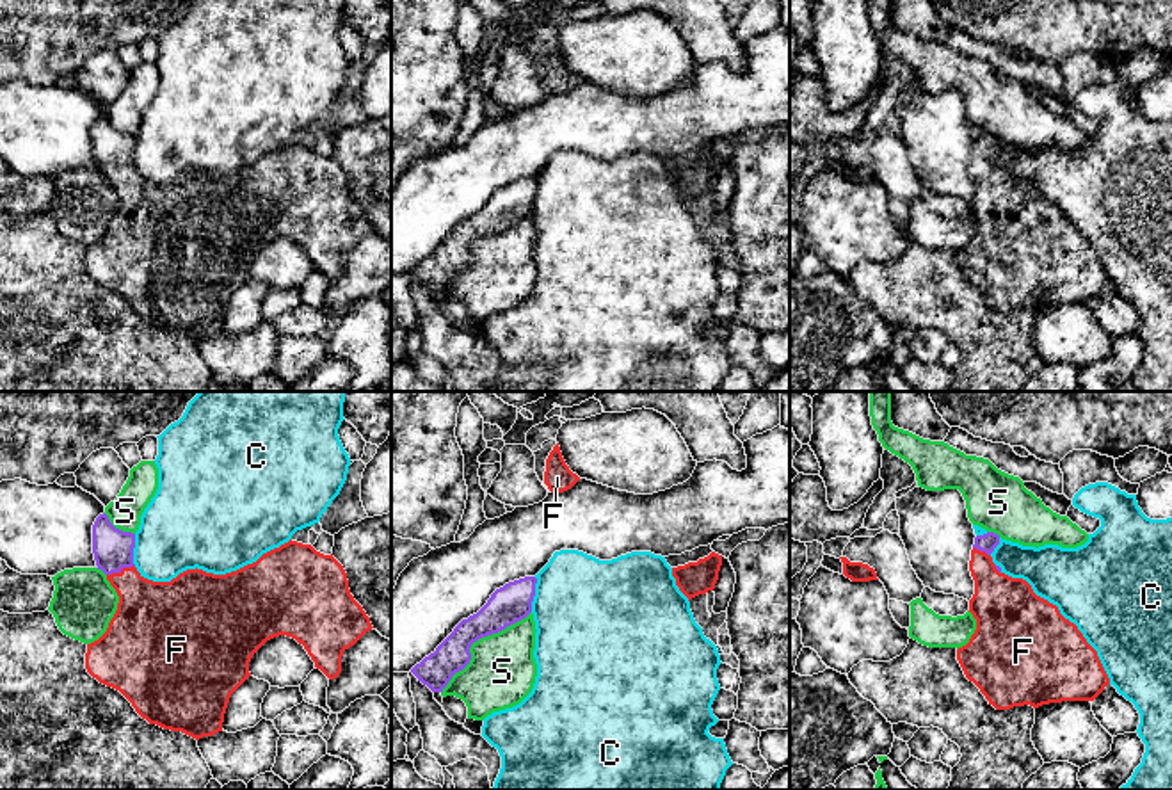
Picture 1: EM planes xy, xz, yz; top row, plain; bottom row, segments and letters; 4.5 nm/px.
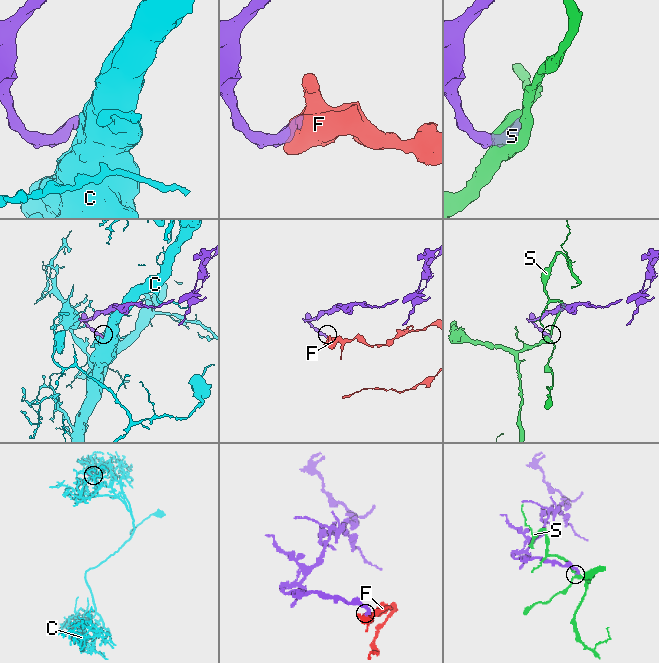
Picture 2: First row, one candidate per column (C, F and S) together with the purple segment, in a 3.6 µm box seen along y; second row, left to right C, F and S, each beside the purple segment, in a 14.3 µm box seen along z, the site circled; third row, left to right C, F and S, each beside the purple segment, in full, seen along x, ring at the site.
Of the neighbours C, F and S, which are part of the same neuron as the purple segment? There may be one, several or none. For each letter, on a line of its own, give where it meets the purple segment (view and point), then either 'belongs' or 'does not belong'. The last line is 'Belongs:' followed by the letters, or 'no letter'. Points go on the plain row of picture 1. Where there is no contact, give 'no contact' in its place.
C: xz (534, 196) | does not belong
F: xy (120, 171) | belongs
S: xz (475, 242) | does not belong
Belongs: F

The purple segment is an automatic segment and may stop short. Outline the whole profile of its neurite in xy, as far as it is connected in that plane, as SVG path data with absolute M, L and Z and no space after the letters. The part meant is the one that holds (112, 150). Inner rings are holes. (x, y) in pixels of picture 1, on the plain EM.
M103 114L92 126L92 155L98 171L119 198L117 212L107 233L87 246L85 270L100 285L119 292L149 326L181 333L196 342L222 333L231 295L251 278L253 256L270 240L286 237L304 247L315 269L329 281L341 274L343 253L373 228L354 201L343 167L311 146L288 142L263 155L256 164L226 176L187 171L171 183L144 180L133 165L135 135L116 130Z

